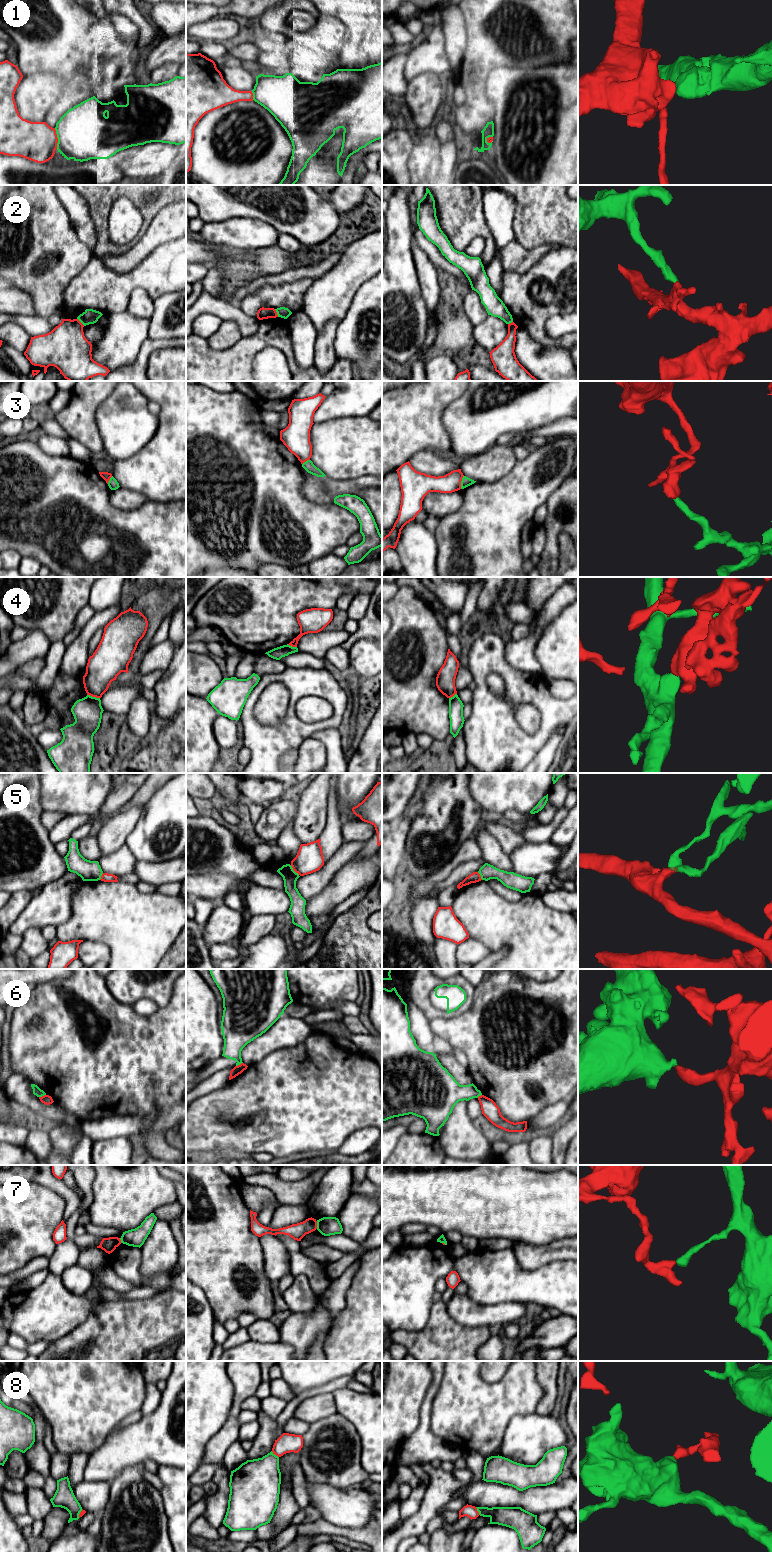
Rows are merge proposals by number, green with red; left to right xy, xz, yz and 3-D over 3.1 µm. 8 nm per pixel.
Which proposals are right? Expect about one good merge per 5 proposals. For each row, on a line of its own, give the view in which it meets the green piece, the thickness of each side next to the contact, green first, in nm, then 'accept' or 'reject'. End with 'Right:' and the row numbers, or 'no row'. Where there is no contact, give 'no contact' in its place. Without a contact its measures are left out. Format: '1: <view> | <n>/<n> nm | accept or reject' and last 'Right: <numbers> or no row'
1: xy | 440/320 nm | reject
2: xz | 90/100 nm | reject
3: yz | 70/160 nm | reject
4: xy | 240/260 nm | reject
5: xz | 120/220 nm | reject
6: xy | 70/80 nm | reject
7: xz | 150/130 nm | reject
8: xz | 340/160 nm | reject
Right: no row

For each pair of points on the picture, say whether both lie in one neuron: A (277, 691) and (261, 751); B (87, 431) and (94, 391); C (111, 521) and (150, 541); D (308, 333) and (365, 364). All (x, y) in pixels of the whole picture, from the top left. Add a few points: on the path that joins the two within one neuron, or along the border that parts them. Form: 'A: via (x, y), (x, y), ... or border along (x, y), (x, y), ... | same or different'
A: border along (286, 709), (276, 724), (262, 724), (253, 712) | different
B: via (87, 421), (87, 401) | same
C: via (121, 531), (131, 541), (140, 541) | same
D: border along (339, 324), (334, 341), (336, 357) | different

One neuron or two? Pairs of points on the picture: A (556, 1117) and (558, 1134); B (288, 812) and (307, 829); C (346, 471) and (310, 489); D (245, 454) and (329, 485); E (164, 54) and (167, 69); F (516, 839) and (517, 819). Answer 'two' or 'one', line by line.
A: two
B: two
C: two
D: two
E: two
F: two

